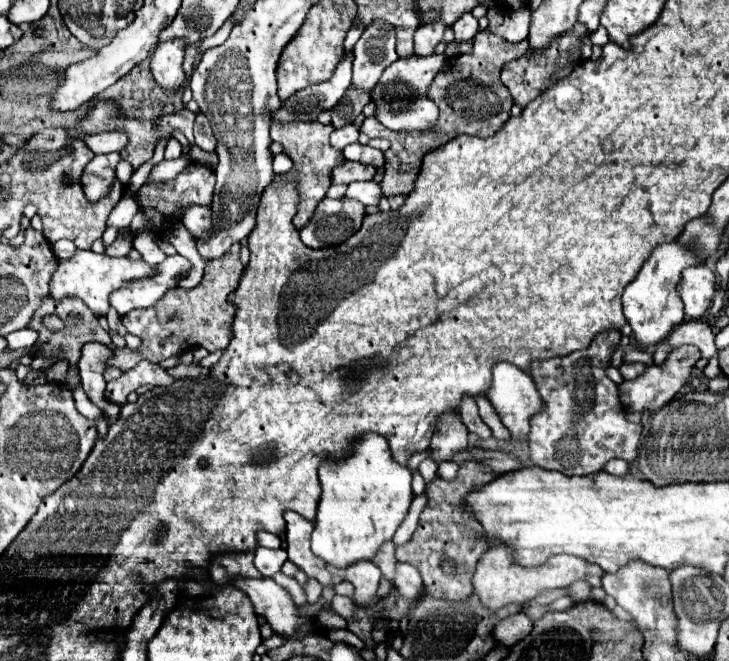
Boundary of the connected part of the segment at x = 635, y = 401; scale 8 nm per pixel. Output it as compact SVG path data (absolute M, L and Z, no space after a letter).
M680 346L680 348L672 350L670 356L660 366L648 366L646 372L642 376L638 376L636 380L626 380L626 382L620 384L620 400L622 400L622 404L630 412L644 412L646 408L656 412L658 408L668 404L682 390L682 386L690 378L690 372L692 372L694 364L700 358L702 358L702 354L700 354L700 350L696 346Z

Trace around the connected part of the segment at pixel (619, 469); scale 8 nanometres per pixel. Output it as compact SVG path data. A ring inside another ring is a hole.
M616 458L616 460L610 460L610 462L604 466L604 470L606 470L608 474L614 474L614 476L624 476L624 474L628 472L628 464L626 464L624 460Z

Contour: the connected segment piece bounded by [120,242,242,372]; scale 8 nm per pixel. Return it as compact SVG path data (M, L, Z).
M236 242L232 246L232 250L226 252L224 256L208 262L208 266L204 270L204 278L198 286L194 286L190 290L184 290L184 288L168 290L168 294L158 302L160 306L164 306L164 316L162 316L158 304L154 304L148 310L132 310L126 316L122 316L126 330L142 340L138 350L120 348L122 350L122 372L134 368L144 358L150 362L162 362L162 360L178 354L186 346L193 346L193 348L201 346L208 352L214 352L214 350L226 348L230 344L232 316L234 316L236 308L232 308L232 304L228 302L228 296L236 290L236 284L242 274L242 264L240 264L238 252L240 252L240 242Z

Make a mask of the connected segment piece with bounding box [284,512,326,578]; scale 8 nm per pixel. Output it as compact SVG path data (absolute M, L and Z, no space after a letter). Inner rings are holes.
M284 512L286 520L286 542L288 542L288 560L292 560L298 568L302 568L308 576L322 578L324 560L320 560L310 550L310 534L314 522L302 518L296 512Z

